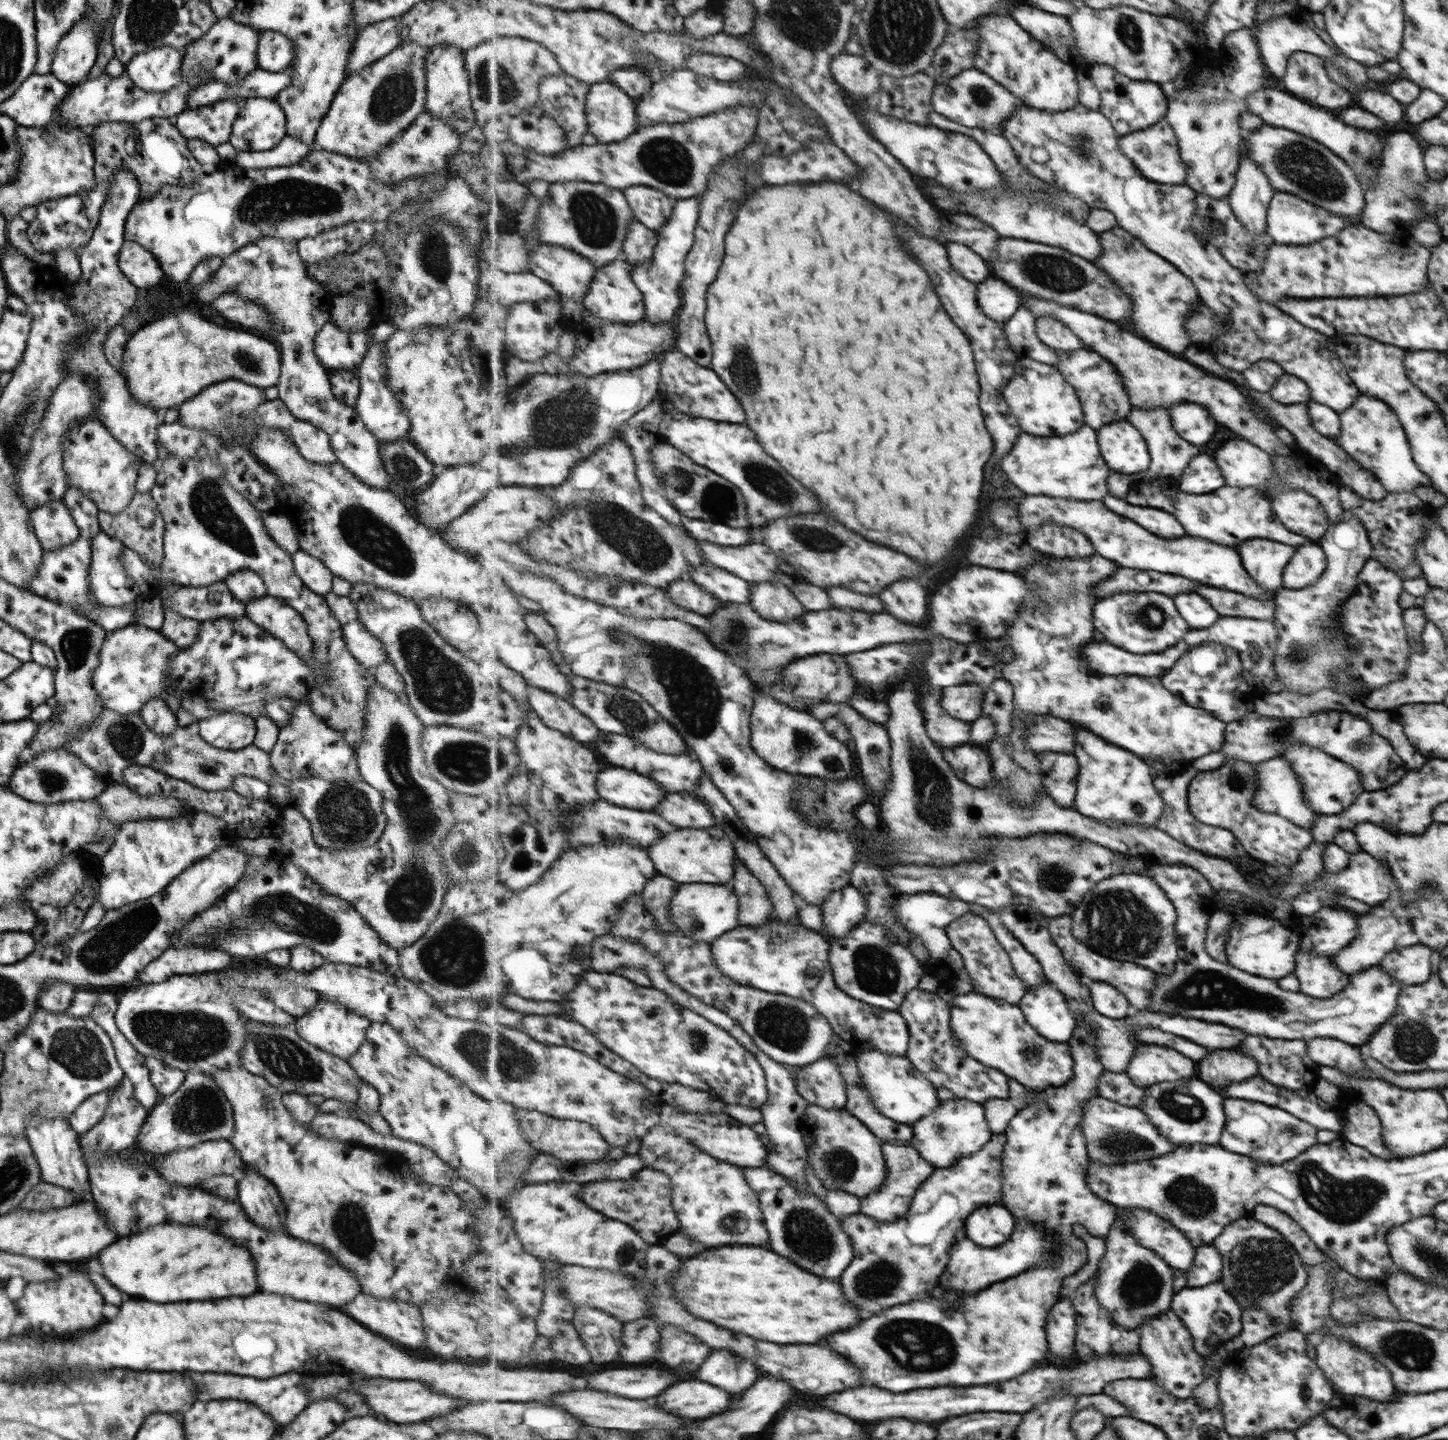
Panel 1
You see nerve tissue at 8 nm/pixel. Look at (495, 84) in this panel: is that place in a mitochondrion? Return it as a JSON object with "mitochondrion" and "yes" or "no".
{"mitochondrion":"yes"}

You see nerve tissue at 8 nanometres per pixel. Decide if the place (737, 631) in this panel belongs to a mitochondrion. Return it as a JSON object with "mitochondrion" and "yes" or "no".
{"mitochondrion":"yes"}

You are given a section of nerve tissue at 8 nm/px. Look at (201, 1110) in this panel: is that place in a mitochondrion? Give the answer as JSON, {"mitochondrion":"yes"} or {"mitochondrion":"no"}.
{"mitochondrion":"yes"}

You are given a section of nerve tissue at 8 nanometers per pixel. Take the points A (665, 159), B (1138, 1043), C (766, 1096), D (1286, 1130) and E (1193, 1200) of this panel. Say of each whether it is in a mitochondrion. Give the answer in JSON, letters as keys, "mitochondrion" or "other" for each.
{"A":"mitochondrion","B":"other","C":"other","D":"mitochondrion","E":"mitochondrion"}

